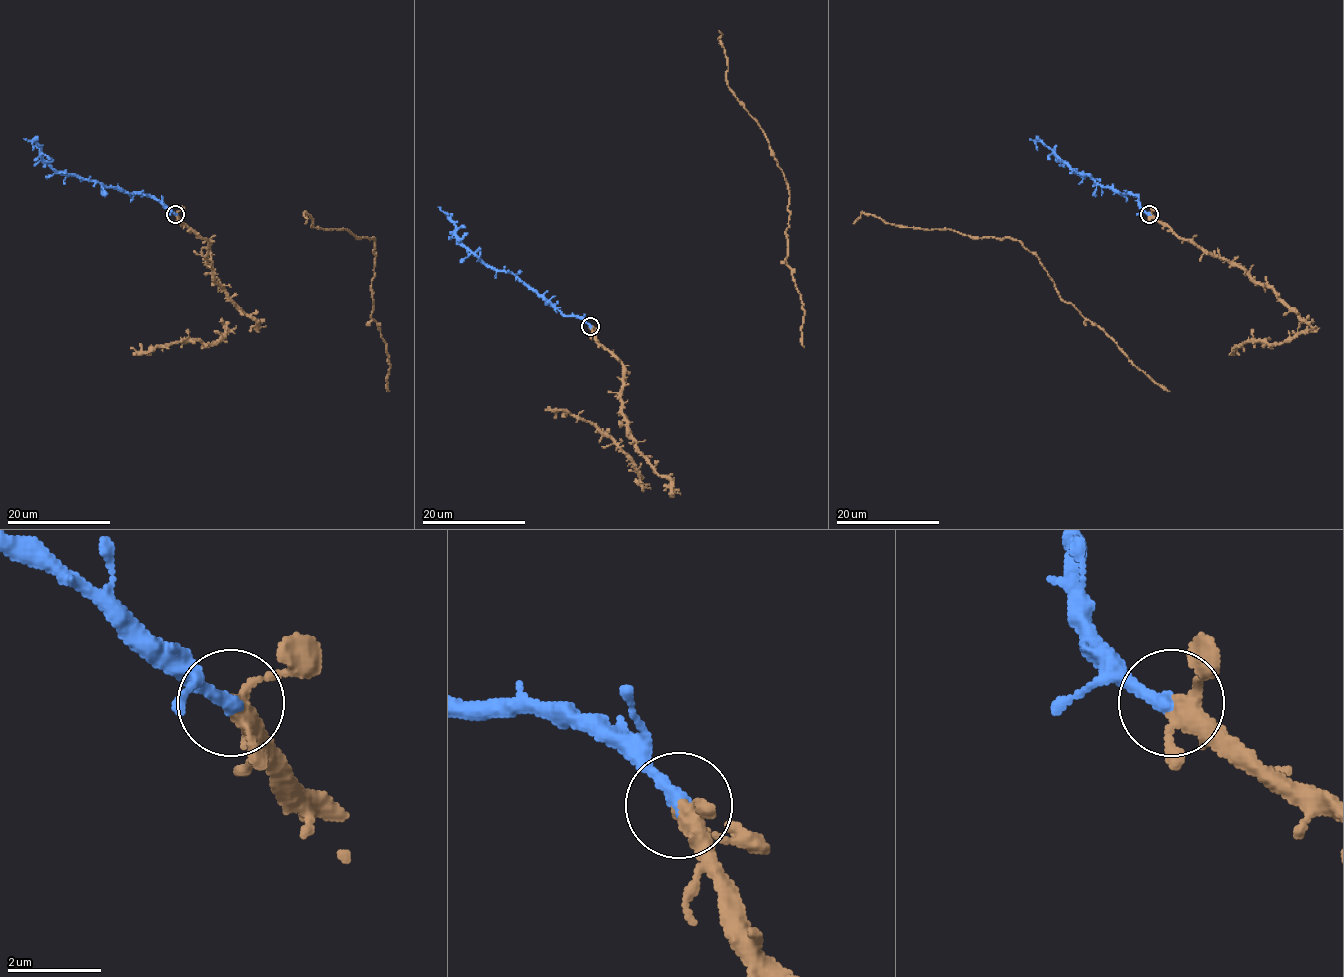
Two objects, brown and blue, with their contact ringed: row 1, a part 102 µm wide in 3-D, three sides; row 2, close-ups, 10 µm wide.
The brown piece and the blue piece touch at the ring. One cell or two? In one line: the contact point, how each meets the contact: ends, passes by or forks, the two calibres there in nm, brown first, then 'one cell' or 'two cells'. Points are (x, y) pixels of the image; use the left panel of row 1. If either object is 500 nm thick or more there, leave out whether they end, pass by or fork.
place (175, 214); brown forks; blue ends; calibres 280 and 320 nm; one cell

